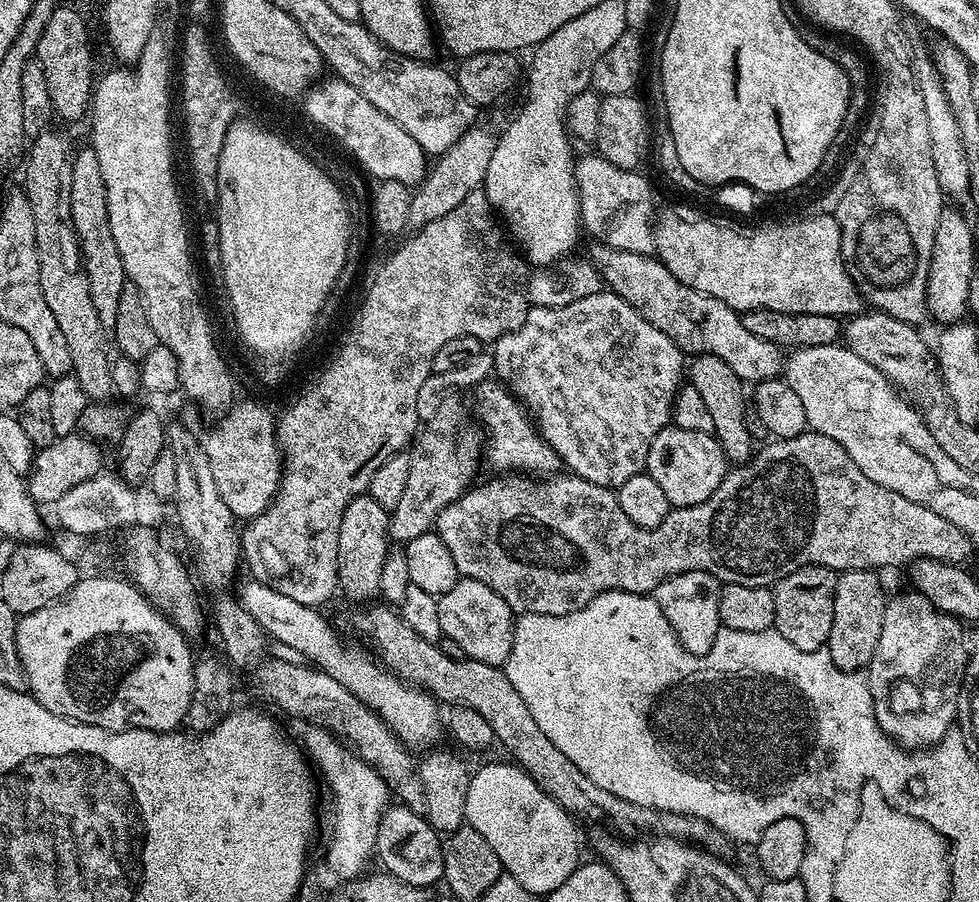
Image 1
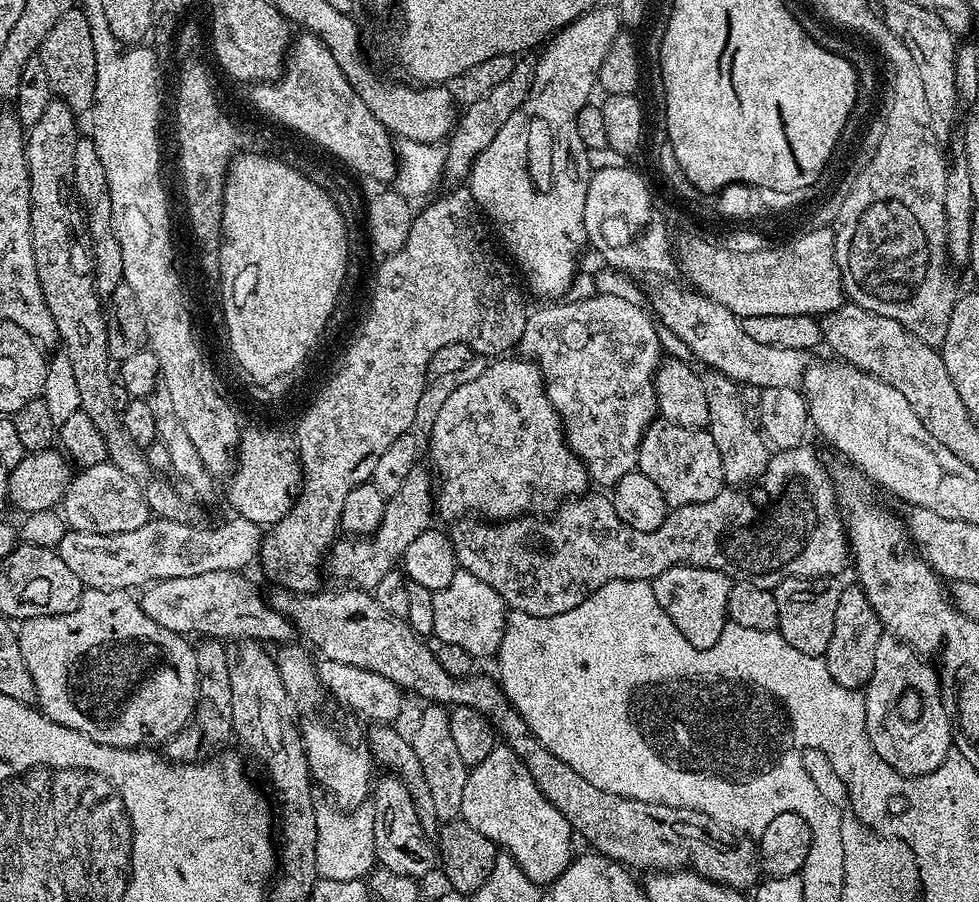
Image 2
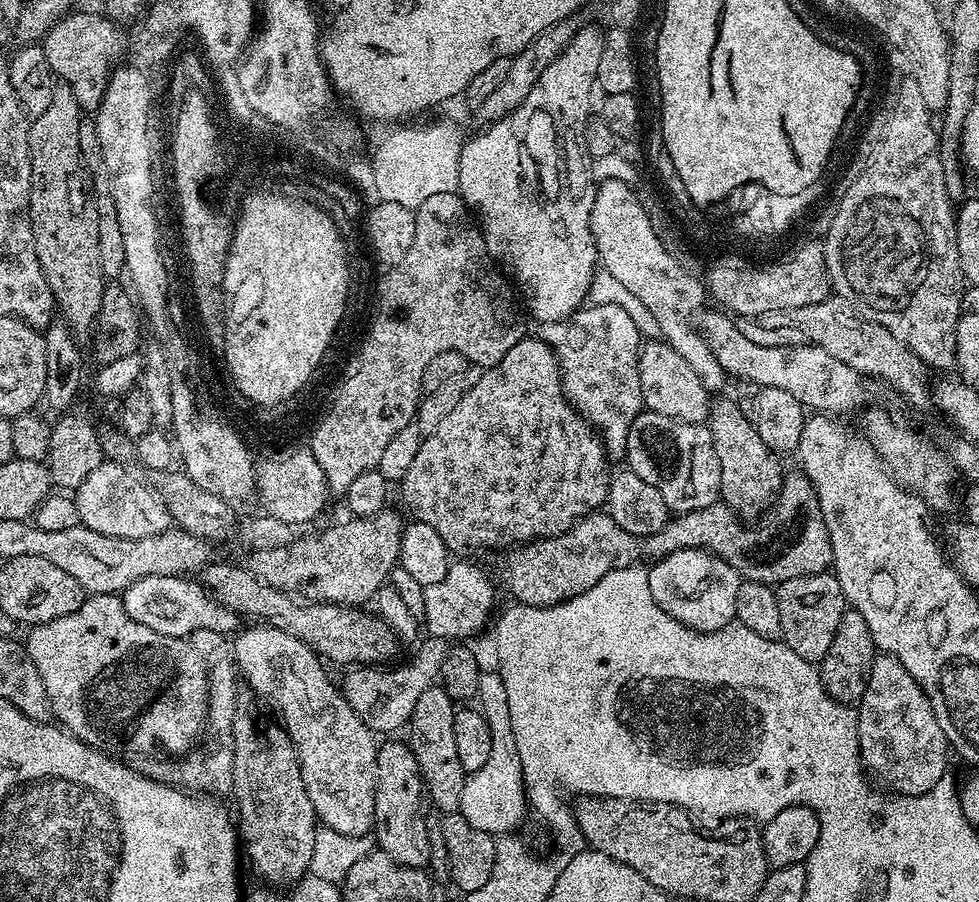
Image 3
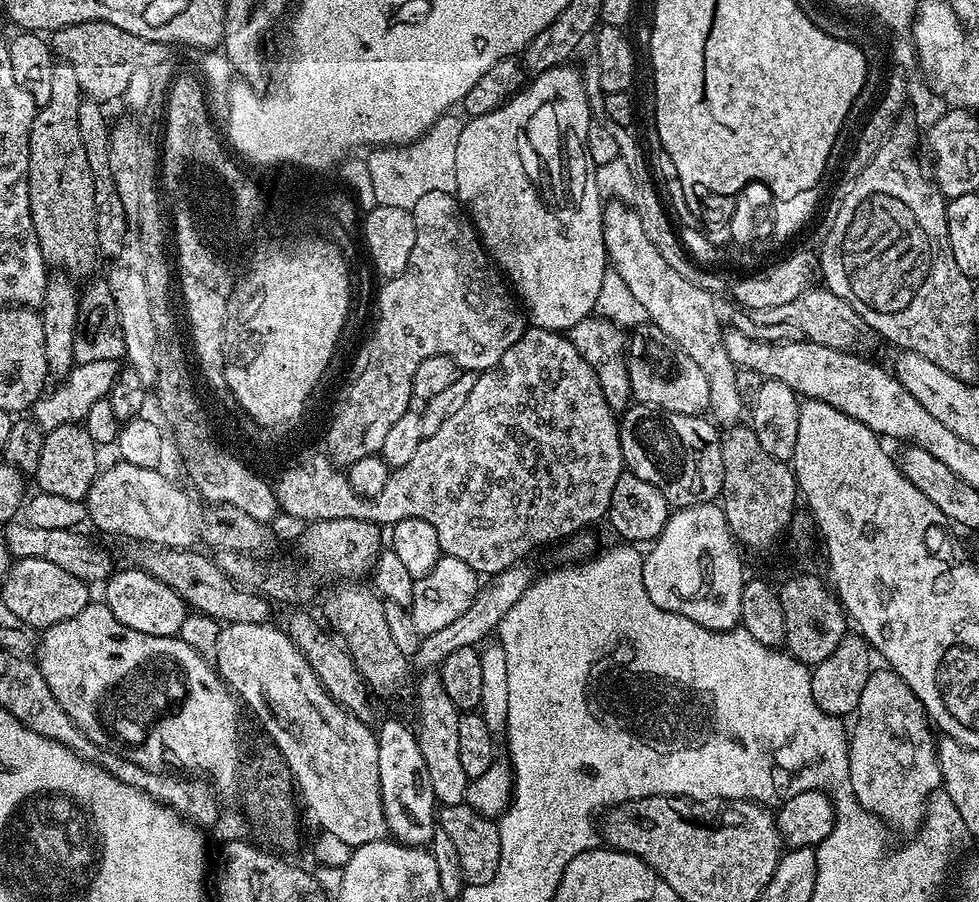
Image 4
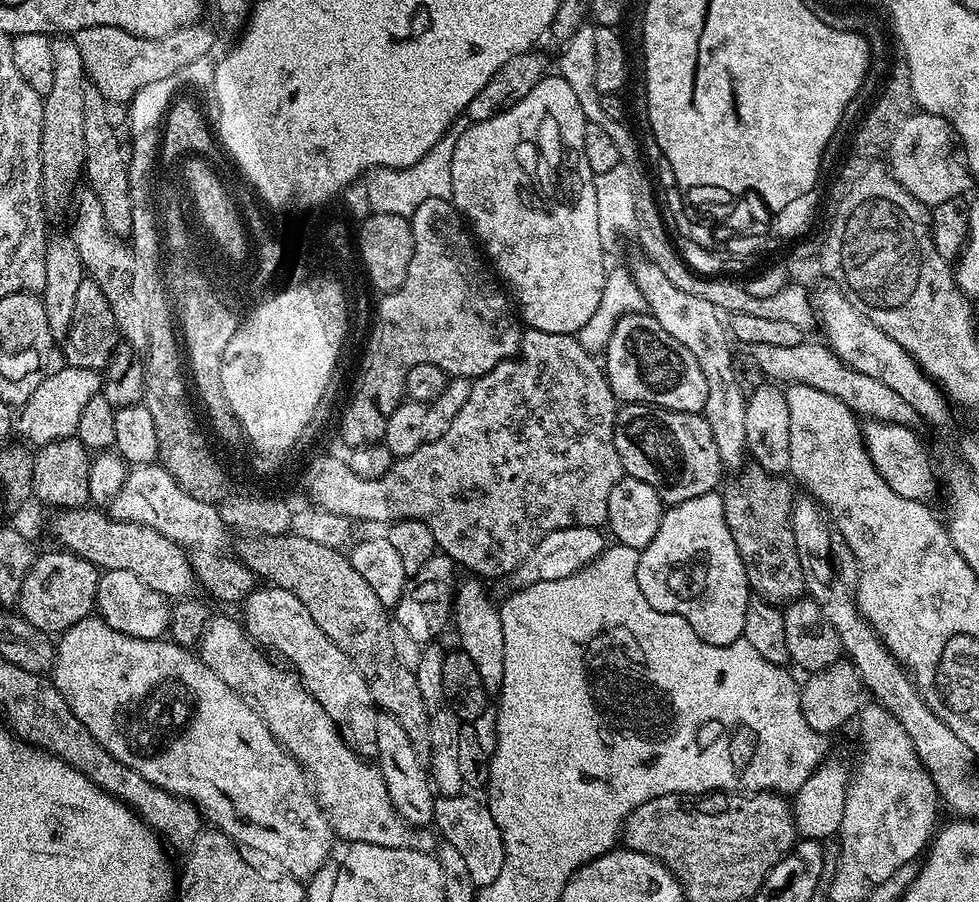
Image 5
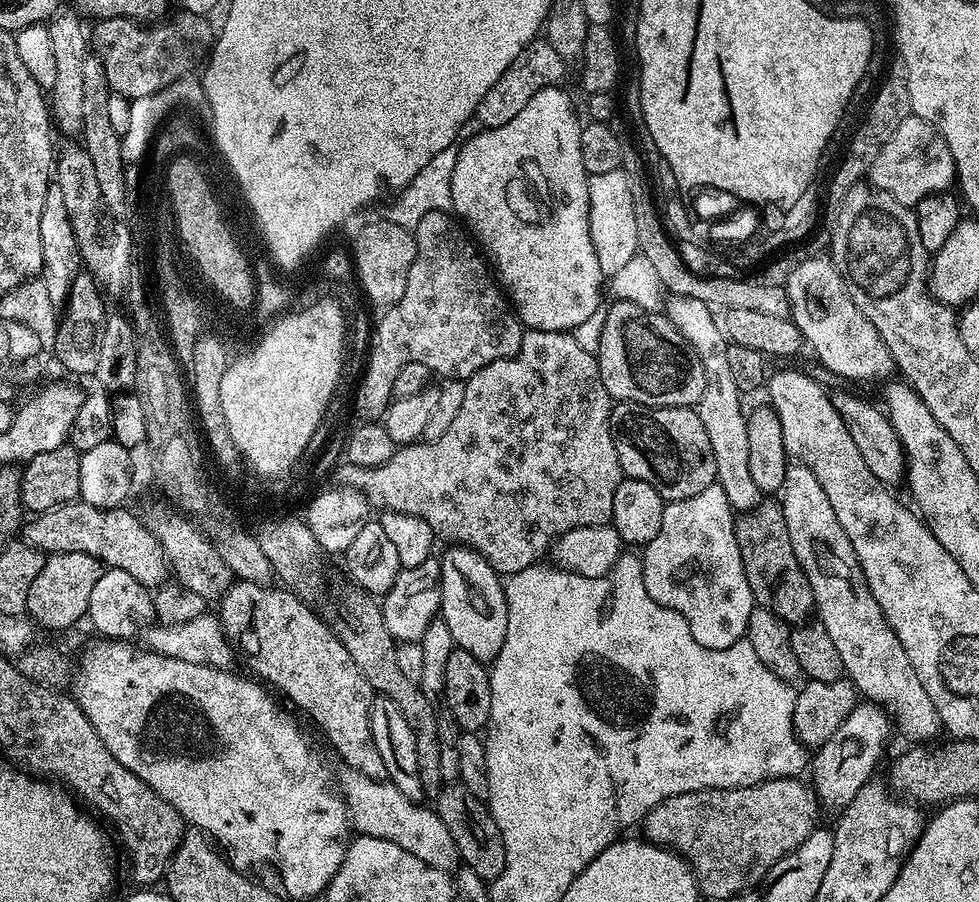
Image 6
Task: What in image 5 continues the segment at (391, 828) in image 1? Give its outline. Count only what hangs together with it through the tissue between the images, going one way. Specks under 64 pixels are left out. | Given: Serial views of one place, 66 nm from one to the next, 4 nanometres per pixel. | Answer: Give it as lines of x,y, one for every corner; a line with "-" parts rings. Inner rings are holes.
387,714
378,715
378,767
386,782
386,790
390,794
390,802
394,802
394,810
413,828
427,828
432,824
434,810
434,789
429,769
425,761
414,754
414,746
410,742
410,734
402,730
402,722

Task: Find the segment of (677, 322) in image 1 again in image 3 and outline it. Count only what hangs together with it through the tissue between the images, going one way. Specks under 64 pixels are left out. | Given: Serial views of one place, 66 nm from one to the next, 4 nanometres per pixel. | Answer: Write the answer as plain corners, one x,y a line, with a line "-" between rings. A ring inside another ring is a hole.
705,311
699,317
698,331
704,335
704,341
710,350
714,350
714,358
718,358
729,377
734,376
737,381
749,380
760,388
786,390
786,394
794,394
805,409
816,414
852,412
855,408
863,409
869,403
867,400
872,396
873,381
846,366
846,362
830,358
822,346
811,342
794,346
758,346
743,336
736,320
727,311
715,311

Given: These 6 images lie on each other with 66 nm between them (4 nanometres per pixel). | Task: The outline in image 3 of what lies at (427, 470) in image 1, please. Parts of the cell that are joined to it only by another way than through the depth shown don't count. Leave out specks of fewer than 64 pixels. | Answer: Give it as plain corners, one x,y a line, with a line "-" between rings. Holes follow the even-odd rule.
391,510
379,512
376,516
348,518
345,524
332,524
313,536
297,535
286,546
249,551
246,567
262,583
314,604
364,606
367,605
364,604
367,600
369,603
375,597
381,587
389,583
392,571
398,566
405,527
405,521
400,521
399,514

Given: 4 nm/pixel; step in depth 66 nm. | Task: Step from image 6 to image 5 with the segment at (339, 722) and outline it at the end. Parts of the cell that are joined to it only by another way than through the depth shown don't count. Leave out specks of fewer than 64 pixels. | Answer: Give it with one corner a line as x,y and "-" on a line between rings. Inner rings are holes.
260,586
244,597
242,607
244,631
261,649
269,653
277,652
281,656
279,659
299,676
305,690
318,702
318,706
330,714
344,741
359,756
379,757
378,709
370,694
370,686
366,686
366,678
358,674
358,666
354,666
354,662
350,662
350,658
342,654
342,650
338,650
338,646
334,646
326,634
322,634
318,622
310,618
310,610
302,606
300,599
285,588

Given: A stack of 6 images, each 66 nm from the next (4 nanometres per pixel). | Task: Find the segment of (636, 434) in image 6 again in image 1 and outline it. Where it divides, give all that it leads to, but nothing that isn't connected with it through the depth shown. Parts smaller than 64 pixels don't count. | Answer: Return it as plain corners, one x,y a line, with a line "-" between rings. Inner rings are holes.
669,426
654,434
654,442
650,442
648,451
646,471
650,478
654,478
654,482
658,482
658,487
665,492
672,508
685,508
706,502
706,498
718,490
729,467
724,448
713,433

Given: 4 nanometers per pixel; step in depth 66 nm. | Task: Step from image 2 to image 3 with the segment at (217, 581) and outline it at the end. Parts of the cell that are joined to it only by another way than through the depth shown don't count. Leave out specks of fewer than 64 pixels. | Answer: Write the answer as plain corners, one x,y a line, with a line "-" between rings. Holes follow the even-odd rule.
151,576
134,582
122,593
126,614
130,614
134,622
142,622
142,626
150,626
150,630
158,630
158,634
166,634
170,638
186,638
194,630
235,633
238,623
236,613
208,595
203,584
188,579
192,578

